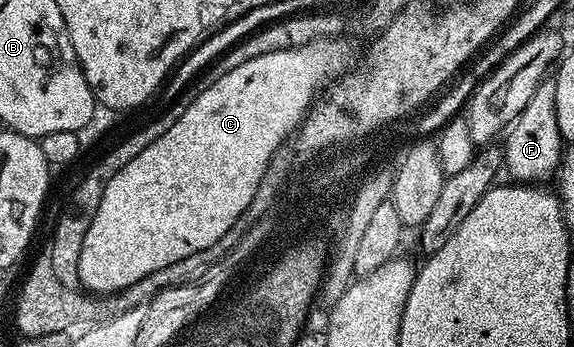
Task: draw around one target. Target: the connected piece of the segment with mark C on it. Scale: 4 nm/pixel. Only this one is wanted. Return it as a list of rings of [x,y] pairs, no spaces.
[[[309,46],[304,49],[286,48],[283,51],[253,58],[252,61],[245,62],[238,69],[232,70],[232,73],[224,73],[224,77],[220,77],[220,81],[207,82],[205,94],[201,95],[194,106],[187,110],[181,122],[169,134],[164,135],[158,131],[150,139],[148,149],[144,149],[144,153],[139,153],[137,157],[132,157],[132,161],[128,161],[128,165],[124,165],[124,169],[120,169],[116,173],[116,177],[112,177],[112,181],[108,181],[108,185],[104,189],[104,197],[100,197],[100,209],[96,209],[96,217],[92,217],[92,225],[88,225],[88,233],[84,233],[84,245],[80,249],[80,261],[78,262],[79,284],[82,287],[86,285],[109,289],[116,287],[121,292],[125,287],[136,285],[140,281],[140,275],[148,277],[150,274],[156,273],[157,270],[172,265],[173,262],[189,257],[192,253],[198,253],[198,247],[210,246],[217,242],[235,222],[241,220],[242,214],[250,208],[252,201],[250,195],[254,190],[254,183],[261,181],[261,171],[265,166],[267,155],[270,155],[270,151],[274,150],[279,136],[290,137],[294,135],[296,128],[308,112],[306,101],[310,97],[310,92],[314,89],[315,84],[327,82],[331,66],[331,63],[326,61],[326,54],[320,53],[319,49],[312,49]]]

